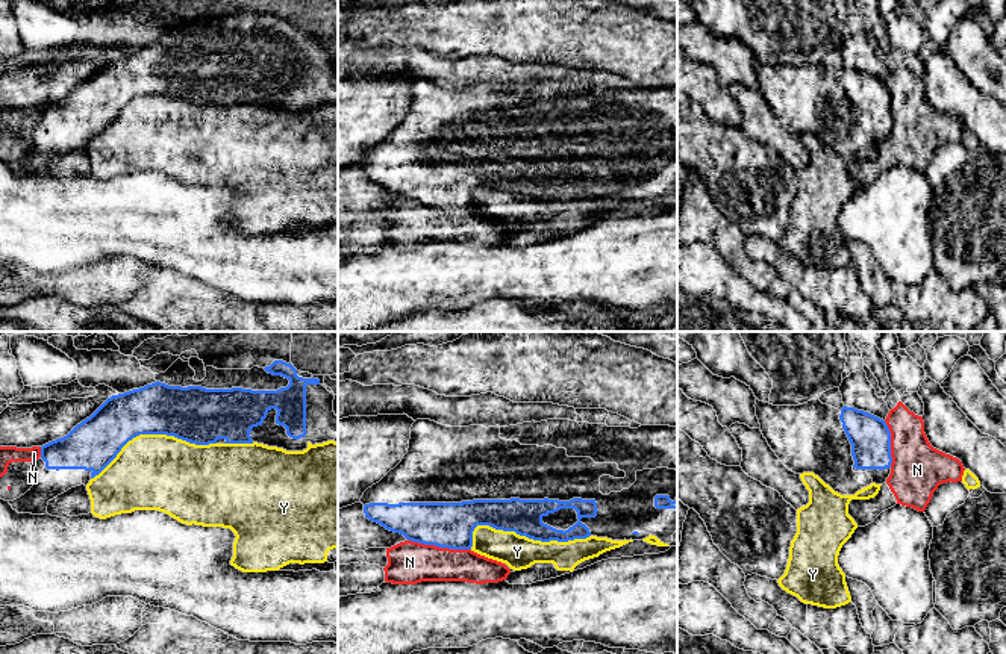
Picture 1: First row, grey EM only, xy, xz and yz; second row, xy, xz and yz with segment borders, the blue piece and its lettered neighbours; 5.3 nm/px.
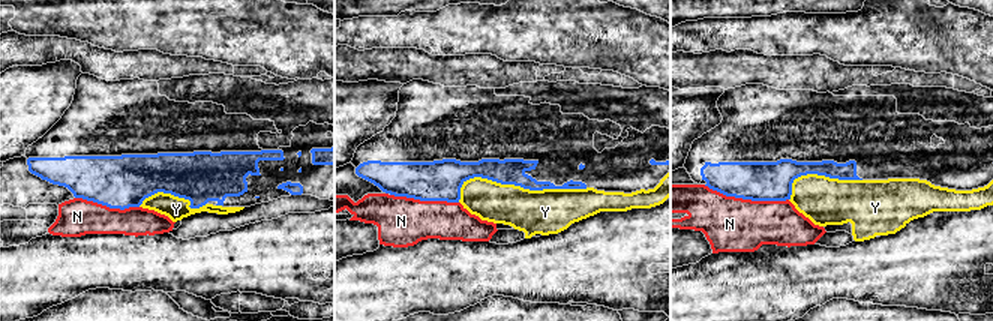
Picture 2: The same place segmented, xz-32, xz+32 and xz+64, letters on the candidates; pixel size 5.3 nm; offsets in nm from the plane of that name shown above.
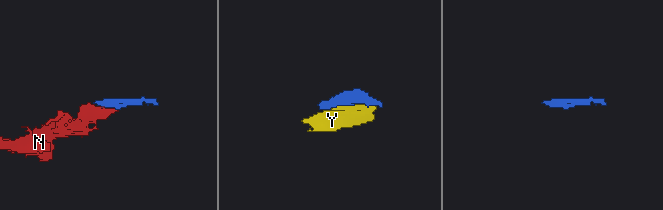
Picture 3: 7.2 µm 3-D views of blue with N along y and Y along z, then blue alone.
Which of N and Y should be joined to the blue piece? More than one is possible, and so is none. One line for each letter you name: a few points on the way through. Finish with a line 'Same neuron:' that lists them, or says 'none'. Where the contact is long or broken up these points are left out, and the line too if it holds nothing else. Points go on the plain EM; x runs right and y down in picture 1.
Same neuron: none

